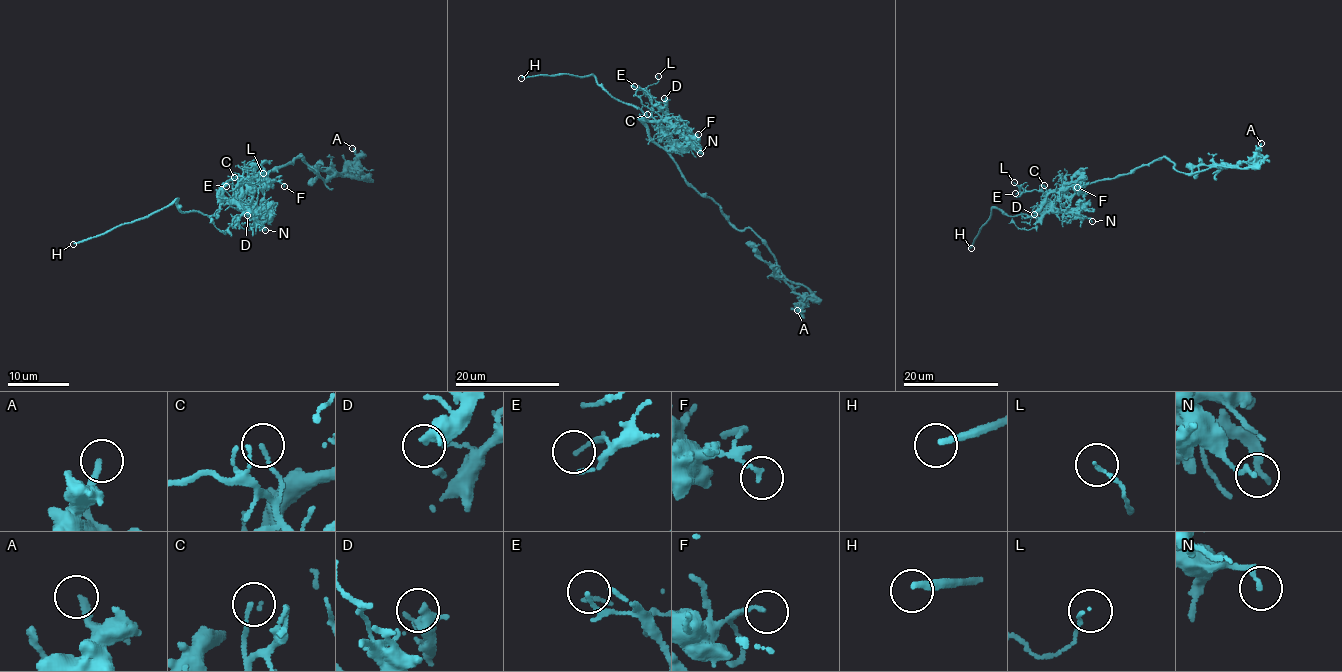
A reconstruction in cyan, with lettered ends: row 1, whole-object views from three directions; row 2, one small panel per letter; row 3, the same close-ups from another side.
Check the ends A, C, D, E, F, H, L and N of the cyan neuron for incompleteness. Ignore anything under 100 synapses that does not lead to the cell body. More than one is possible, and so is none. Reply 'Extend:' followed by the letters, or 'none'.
Extend: H

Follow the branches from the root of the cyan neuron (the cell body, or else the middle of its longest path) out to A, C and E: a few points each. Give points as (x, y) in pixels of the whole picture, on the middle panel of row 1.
A: (671, 155), (689, 183), (712, 197), (729, 222), (761, 239), (801, 301), (797, 310)
C: (671, 155), (667, 136), (647, 114)
E: (671, 155), (667, 136), (652, 117), (649, 98), (634, 86)

